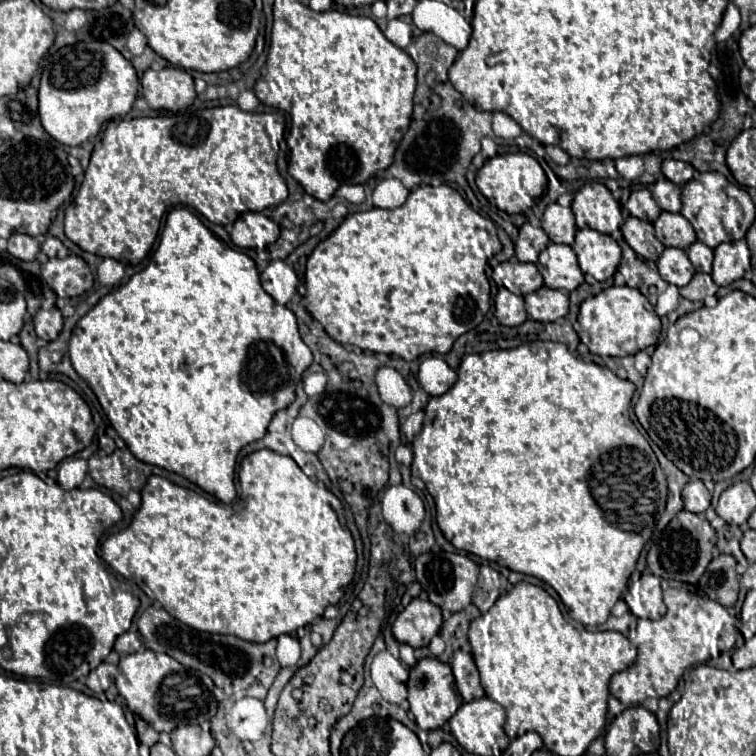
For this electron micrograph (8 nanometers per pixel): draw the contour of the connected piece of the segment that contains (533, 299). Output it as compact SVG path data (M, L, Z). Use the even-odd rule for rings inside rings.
M541 286L537 292L531 292L525 296L525 307L528 317L537 320L537 322L555 322L569 312L569 296L561 290Z

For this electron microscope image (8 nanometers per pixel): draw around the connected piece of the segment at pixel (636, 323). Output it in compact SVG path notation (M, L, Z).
M611 286L585 300L579 310L579 338L597 356L629 356L655 344L661 332L659 316L649 300L629 286Z

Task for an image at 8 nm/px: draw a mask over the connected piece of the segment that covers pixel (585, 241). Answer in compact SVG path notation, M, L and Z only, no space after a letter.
M583 228L577 232L573 250L579 258L583 274L591 274L595 280L609 280L617 272L621 248L611 236Z

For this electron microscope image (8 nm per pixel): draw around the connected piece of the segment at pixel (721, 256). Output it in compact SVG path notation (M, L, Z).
M746 239L725 242L715 248L713 280L719 286L729 286L751 268L751 252Z

